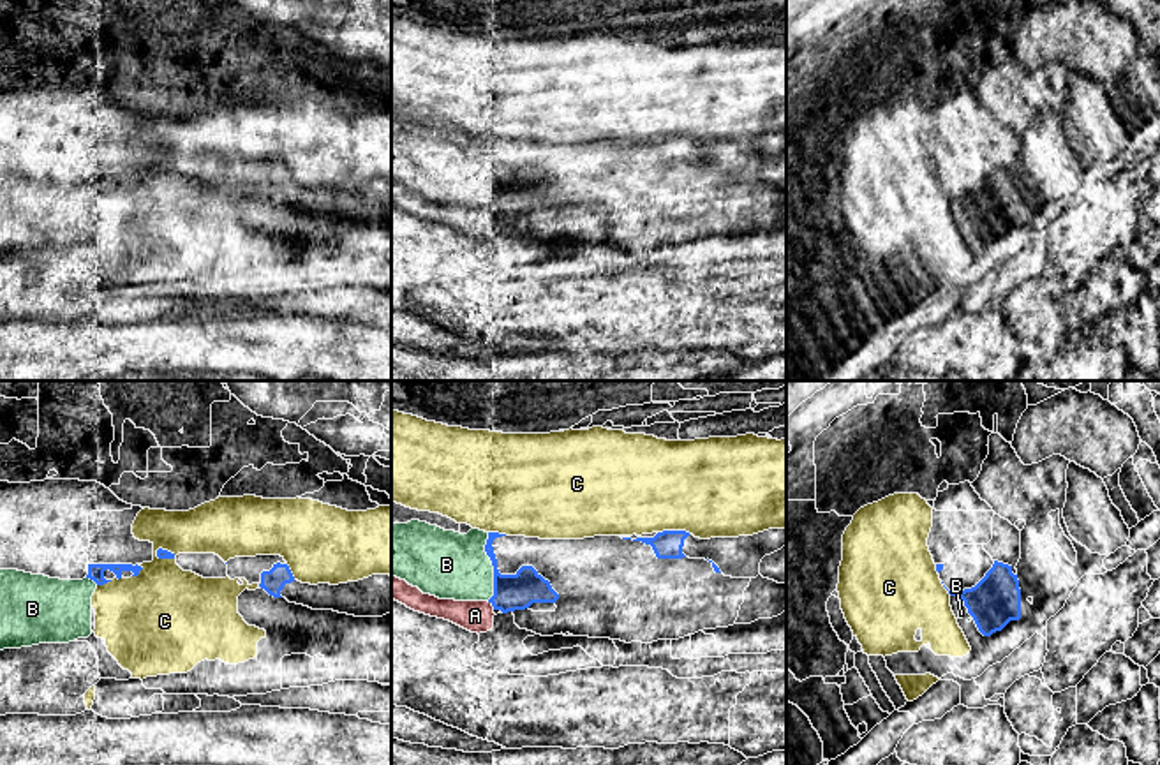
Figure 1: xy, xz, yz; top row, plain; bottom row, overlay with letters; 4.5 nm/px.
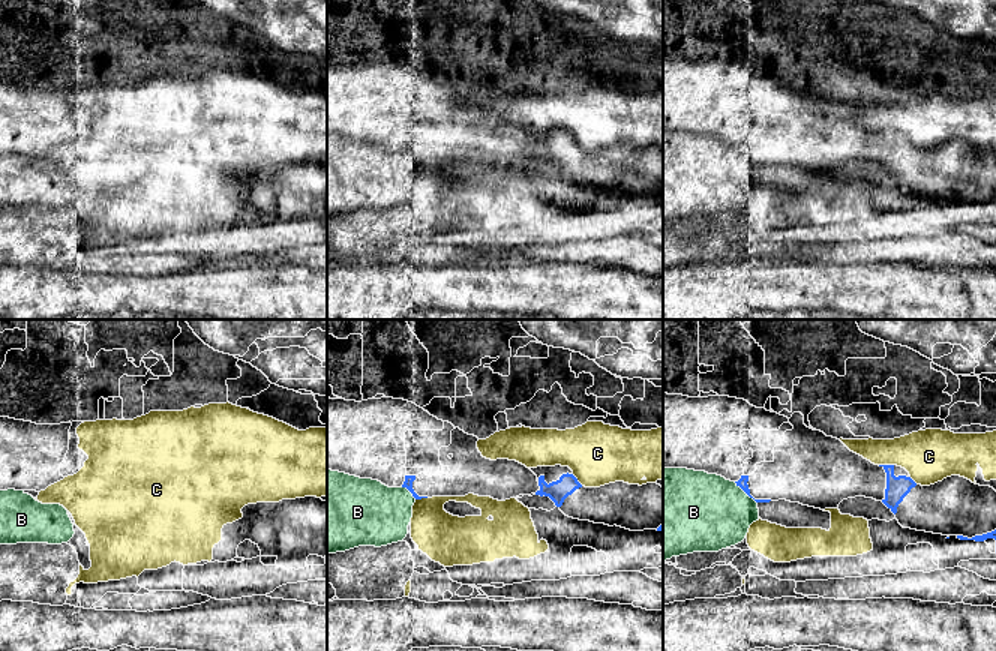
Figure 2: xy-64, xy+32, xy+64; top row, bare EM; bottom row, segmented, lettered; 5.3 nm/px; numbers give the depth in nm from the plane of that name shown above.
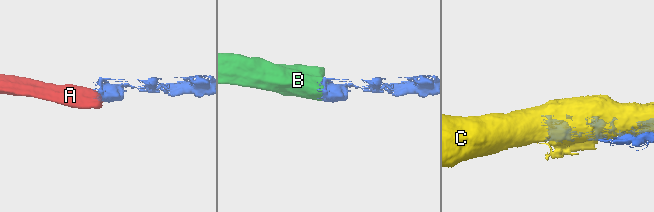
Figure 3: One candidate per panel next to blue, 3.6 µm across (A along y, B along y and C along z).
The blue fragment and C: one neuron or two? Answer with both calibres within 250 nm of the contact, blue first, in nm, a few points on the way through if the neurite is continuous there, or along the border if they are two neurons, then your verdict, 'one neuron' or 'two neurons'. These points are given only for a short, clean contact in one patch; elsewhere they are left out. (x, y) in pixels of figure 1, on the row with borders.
calibres 130 and 440 nm; two neurons

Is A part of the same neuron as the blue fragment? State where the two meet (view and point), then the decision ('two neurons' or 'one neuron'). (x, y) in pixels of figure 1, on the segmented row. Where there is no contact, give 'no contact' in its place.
xz (492, 605) | two neurons

